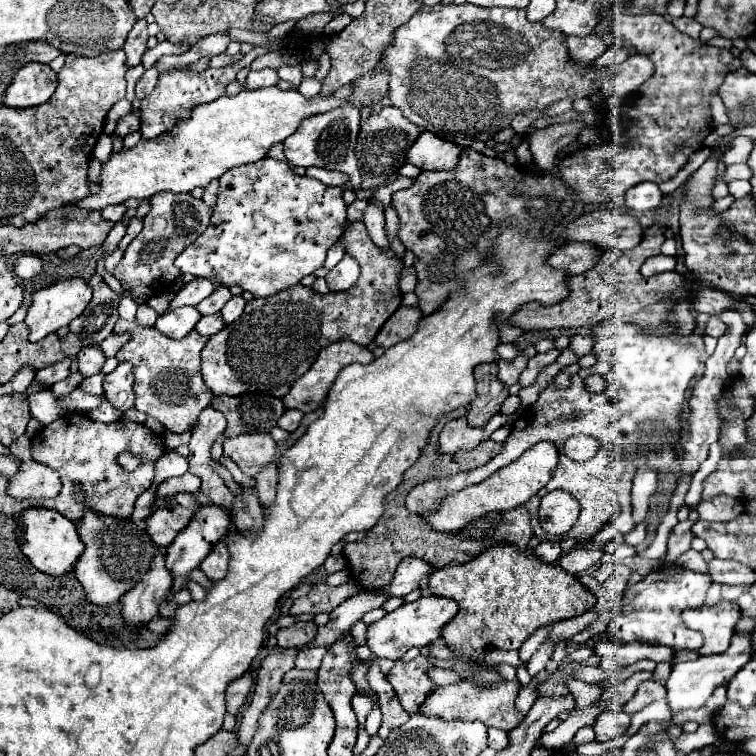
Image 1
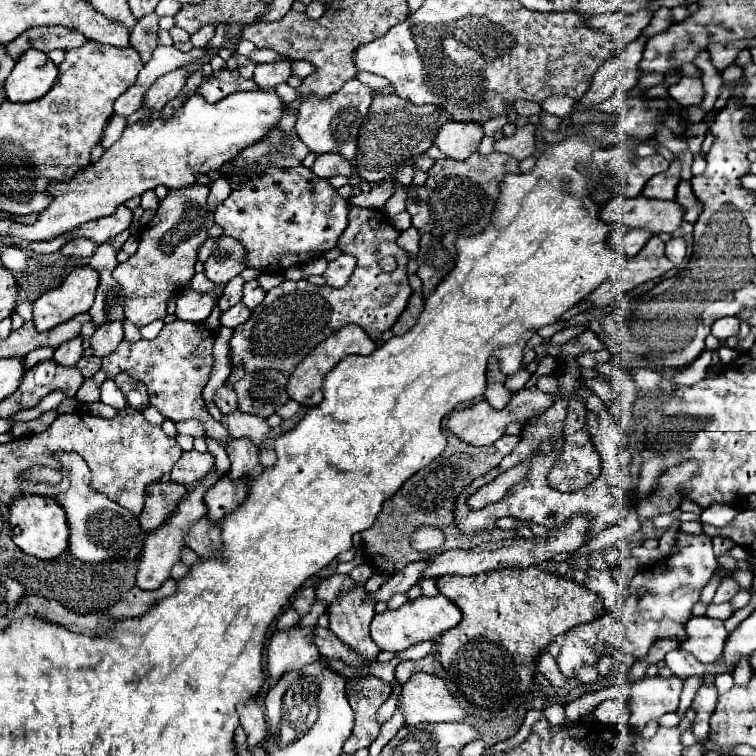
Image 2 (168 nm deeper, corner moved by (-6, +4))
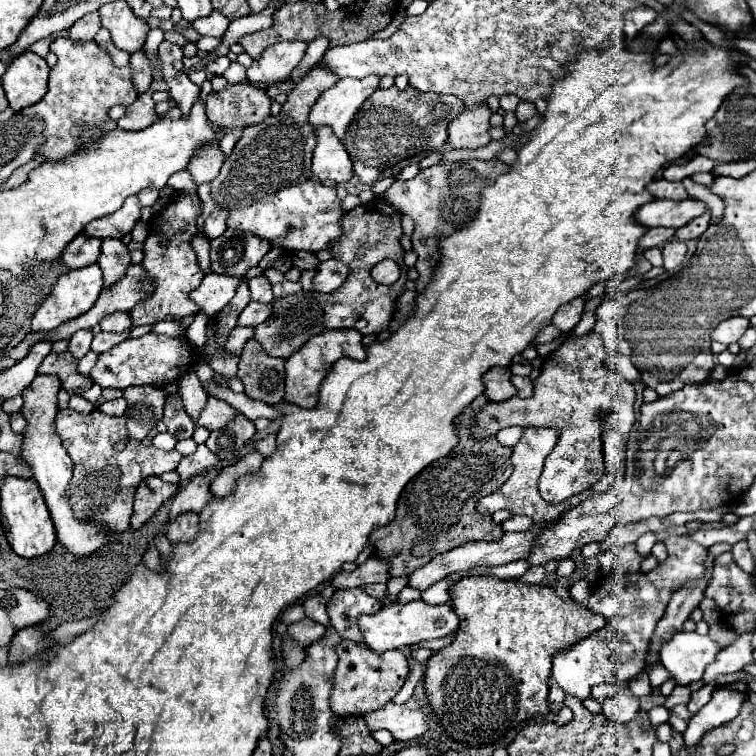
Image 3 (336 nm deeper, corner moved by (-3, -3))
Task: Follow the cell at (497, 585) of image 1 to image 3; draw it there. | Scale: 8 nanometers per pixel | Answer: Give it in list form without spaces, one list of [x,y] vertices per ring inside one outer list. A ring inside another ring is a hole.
[[[465,577],[449,589],[449,597],[455,613],[461,617],[461,627],[447,647],[429,657],[425,689],[443,729],[453,739],[467,745],[493,743],[523,719],[549,713],[547,681],[551,675],[553,653],[567,649],[607,623],[603,615],[591,613],[575,599],[561,599],[551,587],[521,583],[519,579],[505,581],[497,577]]]

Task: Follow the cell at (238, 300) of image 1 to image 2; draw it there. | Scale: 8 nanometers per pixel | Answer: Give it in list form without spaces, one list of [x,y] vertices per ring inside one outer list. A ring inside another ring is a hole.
[[[252,280],[252,282],[246,282],[246,284],[244,284],[244,298],[242,298],[242,302],[244,302],[246,306],[256,308],[256,306],[264,300],[264,296],[266,296],[266,290],[260,288],[258,280]]]

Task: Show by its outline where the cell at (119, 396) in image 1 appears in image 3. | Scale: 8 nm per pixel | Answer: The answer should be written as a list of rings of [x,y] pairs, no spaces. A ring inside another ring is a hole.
[[[141,385],[123,389],[123,399],[127,401],[129,437],[141,441],[157,425],[157,419],[163,419],[165,393],[153,385]]]

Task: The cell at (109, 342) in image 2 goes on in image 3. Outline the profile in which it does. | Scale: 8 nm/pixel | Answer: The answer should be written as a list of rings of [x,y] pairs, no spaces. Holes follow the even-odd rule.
[[[113,313],[113,315],[107,315],[99,325],[101,325],[101,331],[123,333],[131,329],[131,319],[129,319],[129,313]]]

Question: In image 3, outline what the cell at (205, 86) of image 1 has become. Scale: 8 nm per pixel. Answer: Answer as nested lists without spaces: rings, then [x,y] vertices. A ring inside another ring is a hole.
[[[229,83],[223,91],[209,93],[205,105],[211,121],[231,129],[255,125],[271,115],[271,97],[249,83]]]

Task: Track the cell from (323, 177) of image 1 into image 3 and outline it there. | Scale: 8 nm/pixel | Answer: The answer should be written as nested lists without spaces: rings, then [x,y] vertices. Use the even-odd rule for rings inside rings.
[[[329,127],[317,131],[317,145],[313,151],[311,171],[317,181],[333,179],[337,183],[345,183],[353,177],[353,163],[343,143],[335,137]]]

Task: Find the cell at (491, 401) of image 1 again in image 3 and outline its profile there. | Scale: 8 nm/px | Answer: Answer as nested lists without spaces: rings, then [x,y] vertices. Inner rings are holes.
[[[491,367],[485,375],[483,375],[483,383],[485,383],[485,395],[489,401],[493,403],[501,403],[511,399],[517,391],[509,381],[511,373],[509,369],[501,369],[501,367]]]

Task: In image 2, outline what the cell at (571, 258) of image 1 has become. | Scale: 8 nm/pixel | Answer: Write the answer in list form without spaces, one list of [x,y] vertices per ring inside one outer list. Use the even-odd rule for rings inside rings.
[[[628,230],[628,234],[624,234],[620,238],[618,232],[610,234],[608,238],[608,244],[616,246],[616,248],[622,248],[628,256],[634,256],[636,252],[640,252],[644,248],[644,244],[652,238],[654,234],[650,230]]]

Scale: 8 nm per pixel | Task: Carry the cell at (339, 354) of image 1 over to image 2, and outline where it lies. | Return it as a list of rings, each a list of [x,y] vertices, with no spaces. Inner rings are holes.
[[[348,324],[346,330],[336,330],[334,334],[330,334],[326,340],[322,340],[314,350],[310,350],[310,354],[296,366],[296,370],[292,372],[286,392],[292,400],[296,400],[302,406],[316,406],[318,402],[322,402],[322,384],[324,384],[324,376],[336,366],[338,360],[342,360],[348,354],[372,354],[376,348],[376,344],[370,340],[370,336],[356,324]]]

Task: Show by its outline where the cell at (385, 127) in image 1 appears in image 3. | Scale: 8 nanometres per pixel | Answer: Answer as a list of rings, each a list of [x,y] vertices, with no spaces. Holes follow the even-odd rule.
[[[397,87],[377,89],[357,111],[345,135],[345,149],[353,161],[353,171],[365,185],[373,185],[379,179],[397,175],[411,159],[421,159],[435,153],[447,141],[447,125],[463,111],[463,103],[451,95],[435,95],[435,93],[417,93],[413,87],[399,91]]]

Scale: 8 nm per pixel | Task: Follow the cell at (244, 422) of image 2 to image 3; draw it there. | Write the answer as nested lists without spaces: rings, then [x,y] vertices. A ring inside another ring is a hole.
[[[209,397],[205,409],[201,411],[199,423],[203,427],[207,427],[209,431],[213,431],[213,429],[227,427],[231,421],[235,421],[235,417],[237,417],[237,409],[233,409],[229,403],[225,403],[221,399]]]

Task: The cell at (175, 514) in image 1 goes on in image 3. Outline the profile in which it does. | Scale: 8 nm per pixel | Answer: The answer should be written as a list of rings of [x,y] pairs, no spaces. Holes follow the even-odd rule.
[[[149,477],[143,481],[135,493],[135,511],[131,517],[131,527],[141,529],[145,521],[151,519],[151,515],[173,495],[177,493],[177,485],[163,483],[159,477]]]

